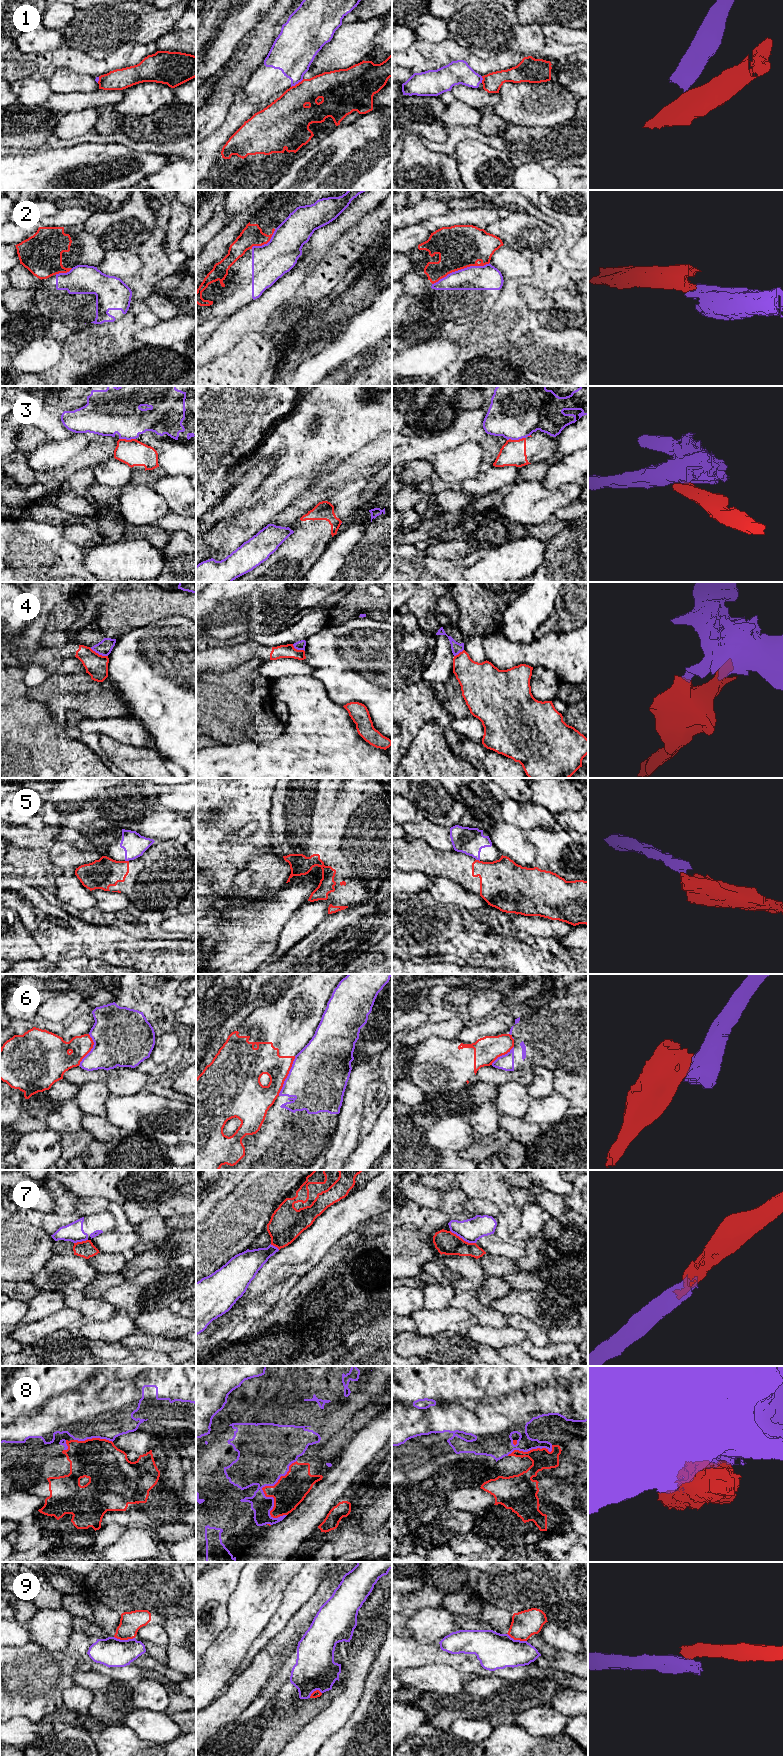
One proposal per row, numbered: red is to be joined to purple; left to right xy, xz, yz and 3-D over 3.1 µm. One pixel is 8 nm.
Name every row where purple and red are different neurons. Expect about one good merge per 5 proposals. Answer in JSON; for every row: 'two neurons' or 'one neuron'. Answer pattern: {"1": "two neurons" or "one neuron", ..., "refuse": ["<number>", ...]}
{"1": "two neurons", "2": "two neurons", "3": "two neurons", "4": "two neurons", "5": "two neurons", "6": "two neurons", "7": "two neurons", "8": "two neurons", "9": "two neurons", "refuse": ["1", "2", "3", "4", "5", "6", "7", "8", "9"]}

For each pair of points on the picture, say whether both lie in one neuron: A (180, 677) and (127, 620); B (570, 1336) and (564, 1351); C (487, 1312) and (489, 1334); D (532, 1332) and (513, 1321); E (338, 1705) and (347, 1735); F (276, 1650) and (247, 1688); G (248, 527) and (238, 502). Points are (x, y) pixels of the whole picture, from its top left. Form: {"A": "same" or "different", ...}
{"A": "different", "B": "different", "C": "different", "D": "same", "E": "different", "F": "same", "G": "different"}

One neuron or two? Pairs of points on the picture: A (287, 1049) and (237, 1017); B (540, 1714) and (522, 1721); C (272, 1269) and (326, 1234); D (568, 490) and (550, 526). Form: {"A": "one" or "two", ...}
{"A": "two", "B": "one", "C": "one", "D": "two"}

